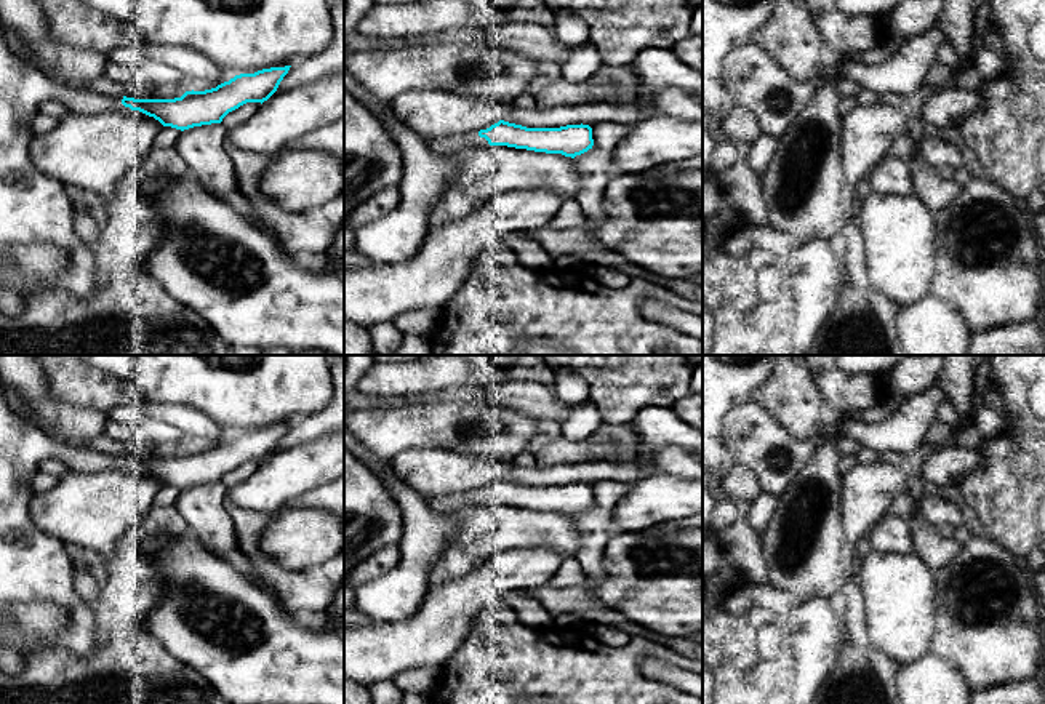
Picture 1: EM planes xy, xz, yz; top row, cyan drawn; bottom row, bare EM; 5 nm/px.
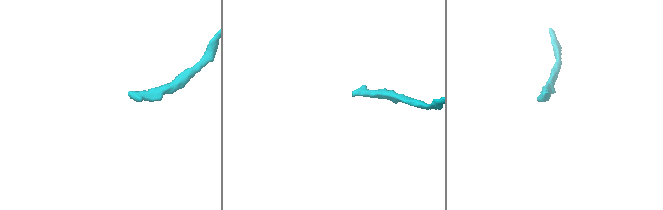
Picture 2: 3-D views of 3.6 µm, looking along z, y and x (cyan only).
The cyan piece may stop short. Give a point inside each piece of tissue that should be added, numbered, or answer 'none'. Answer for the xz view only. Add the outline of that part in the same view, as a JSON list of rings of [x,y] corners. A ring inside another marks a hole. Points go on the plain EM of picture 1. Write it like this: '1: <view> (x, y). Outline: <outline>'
1: xz (450, 503). Outline: [[[478,490],[427,499],[427,506],[437,514],[453,512],[474,504],[486,506],[490,502],[485,496],[478,494]]]

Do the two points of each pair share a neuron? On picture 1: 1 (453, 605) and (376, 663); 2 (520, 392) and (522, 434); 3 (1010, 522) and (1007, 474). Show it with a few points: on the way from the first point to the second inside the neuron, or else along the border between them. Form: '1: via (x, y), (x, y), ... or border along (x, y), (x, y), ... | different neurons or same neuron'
1: via (434, 624), (416, 642), (396, 647) | same neuron
2: border along (487, 400), (495, 400), (533, 415), (538, 420) | different neurons
3: via (1008, 511), (1007, 485) | same neuron

